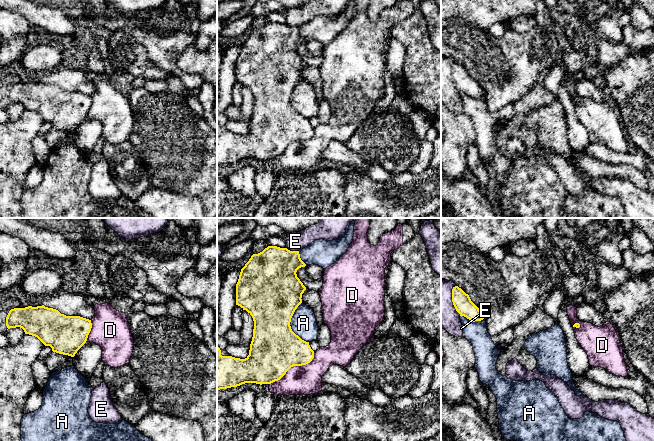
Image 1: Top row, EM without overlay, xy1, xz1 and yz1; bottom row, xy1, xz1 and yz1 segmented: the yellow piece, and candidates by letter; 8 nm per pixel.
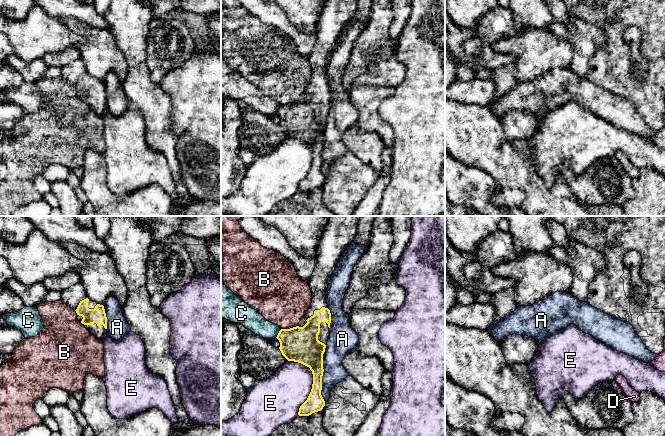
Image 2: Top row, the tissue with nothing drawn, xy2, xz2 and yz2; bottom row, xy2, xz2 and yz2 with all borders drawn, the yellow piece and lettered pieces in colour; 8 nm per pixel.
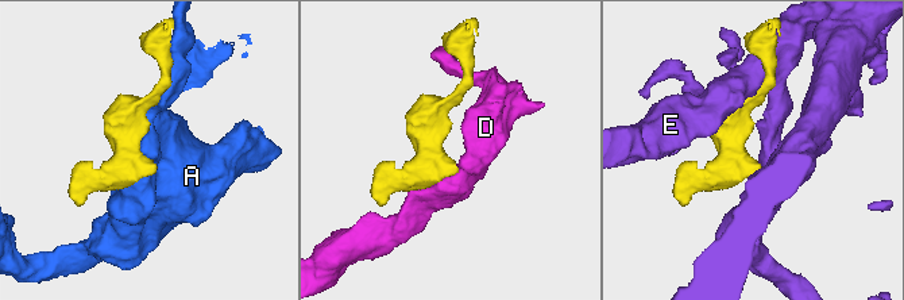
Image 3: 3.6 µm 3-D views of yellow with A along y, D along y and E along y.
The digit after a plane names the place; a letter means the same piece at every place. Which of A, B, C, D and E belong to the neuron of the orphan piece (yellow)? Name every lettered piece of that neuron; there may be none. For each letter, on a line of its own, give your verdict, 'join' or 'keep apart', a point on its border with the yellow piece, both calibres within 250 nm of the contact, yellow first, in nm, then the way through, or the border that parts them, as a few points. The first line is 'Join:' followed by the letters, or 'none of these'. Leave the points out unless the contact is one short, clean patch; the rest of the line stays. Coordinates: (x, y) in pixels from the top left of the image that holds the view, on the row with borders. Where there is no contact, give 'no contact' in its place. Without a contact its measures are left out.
Join: none of these
A: keep apart; contact xz2 (322, 374); calibres 260 and 190 nm
B: keep apart; contact xz2 (290, 328); calibres 280 and 420 nm; border xz2 (297, 325), (281, 329)
C: keep apart; contact xz2 (278, 333); calibres 280 and 170 nm; border xz2 (281, 329), (275, 337)
D: keep apart; contact xz1 (294, 365); calibres 400 and 240 nm
E: keep apart; contact xz2 (313, 381); calibres 220 and 340 nm

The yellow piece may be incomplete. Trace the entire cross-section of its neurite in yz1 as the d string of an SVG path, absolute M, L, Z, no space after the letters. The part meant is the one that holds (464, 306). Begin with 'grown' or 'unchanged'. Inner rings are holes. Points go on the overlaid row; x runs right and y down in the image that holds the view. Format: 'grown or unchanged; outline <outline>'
unchanged; outline M458 286L452 289L452 302L460 316L464 316L473 322L485 318L479 308L471 301L469 295Z

